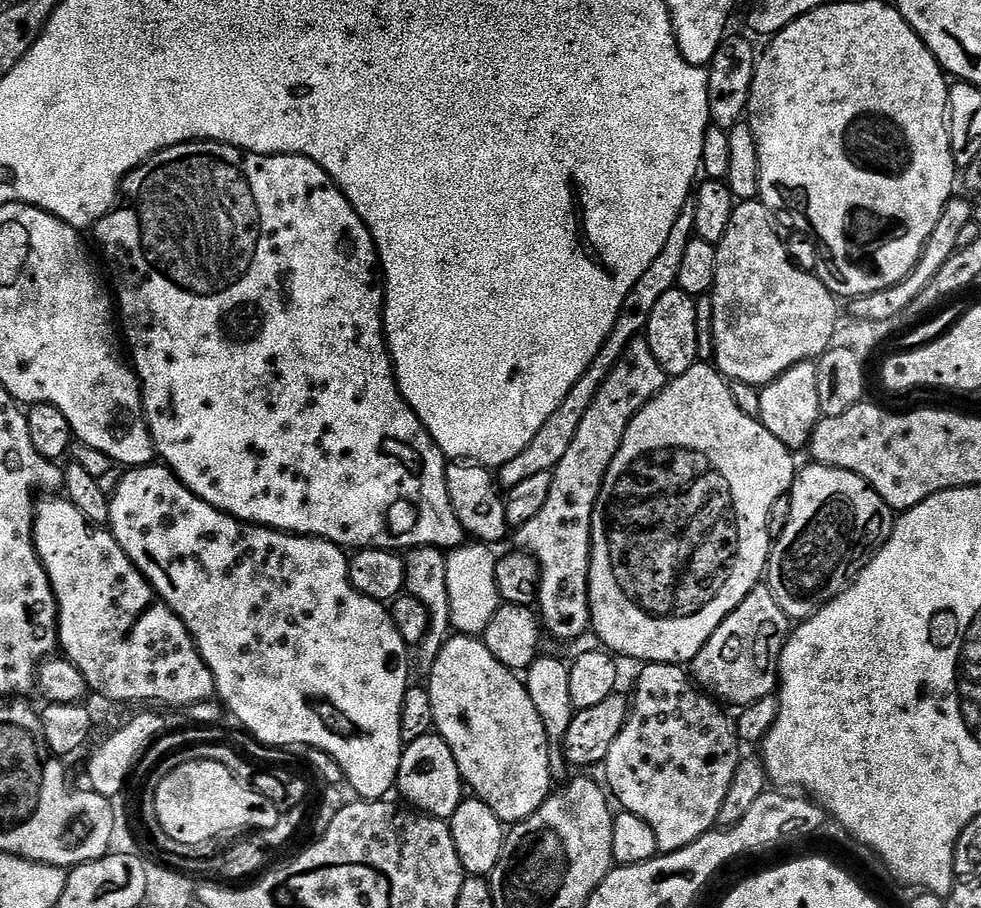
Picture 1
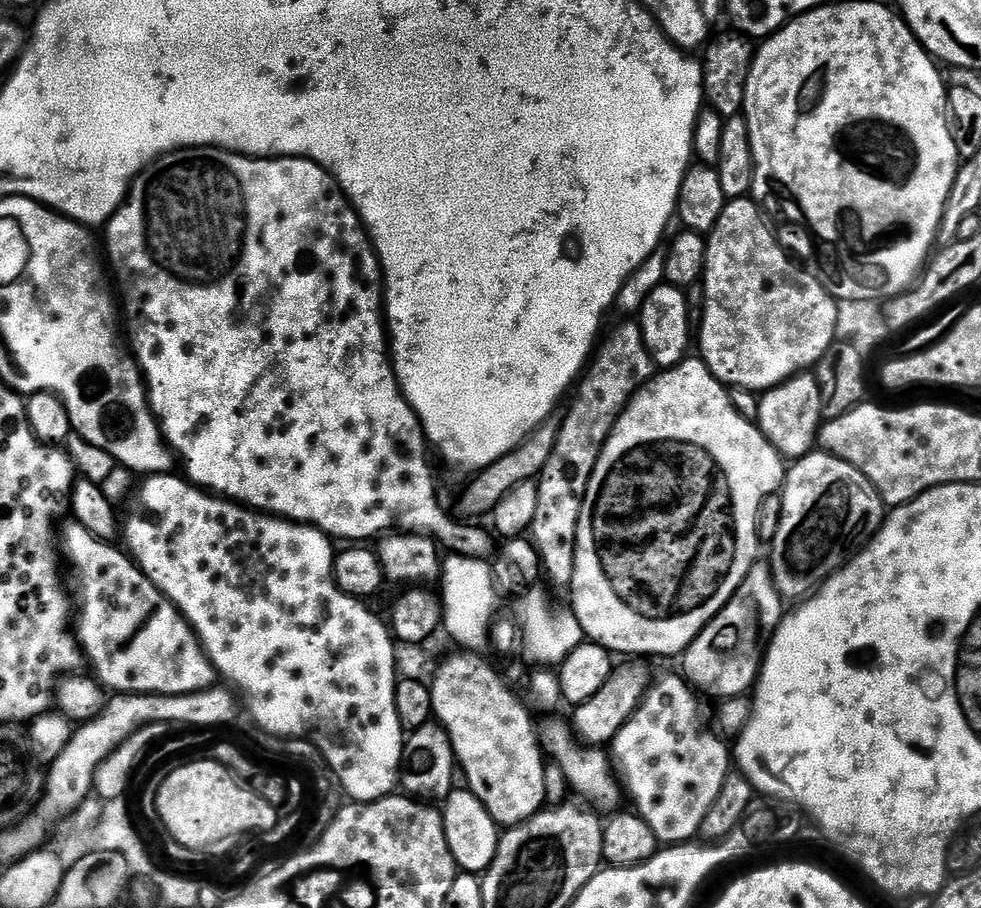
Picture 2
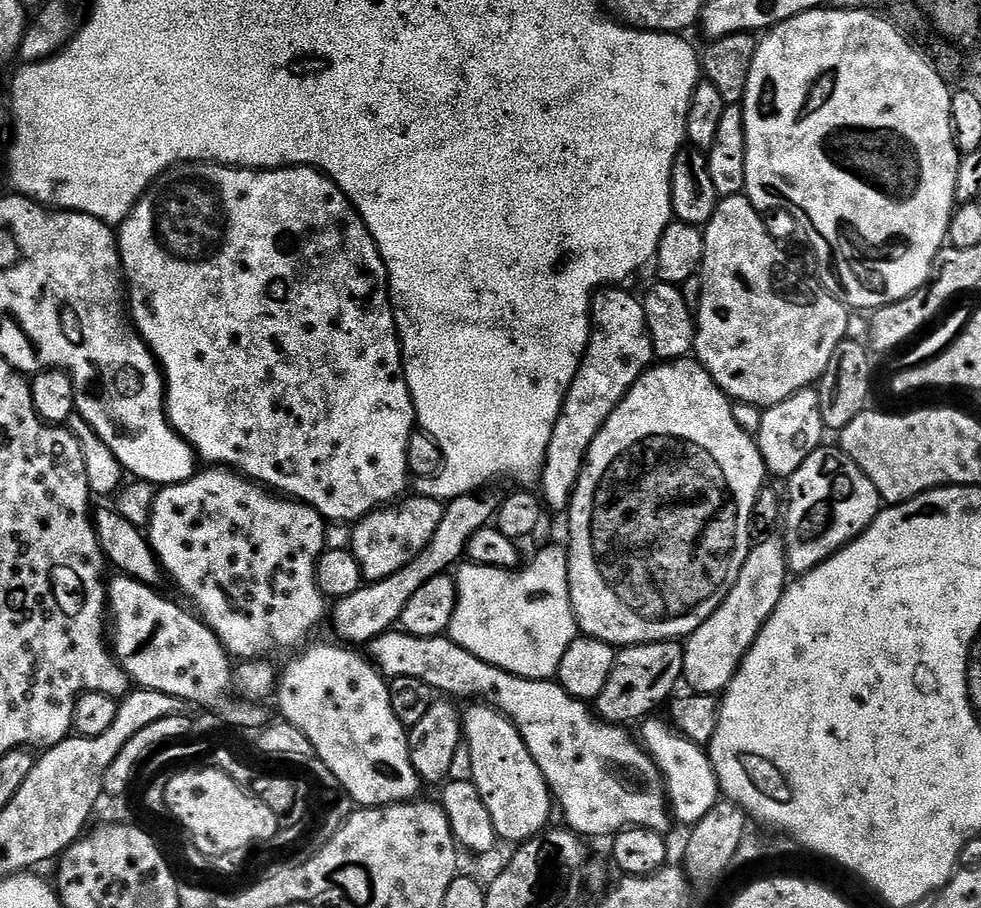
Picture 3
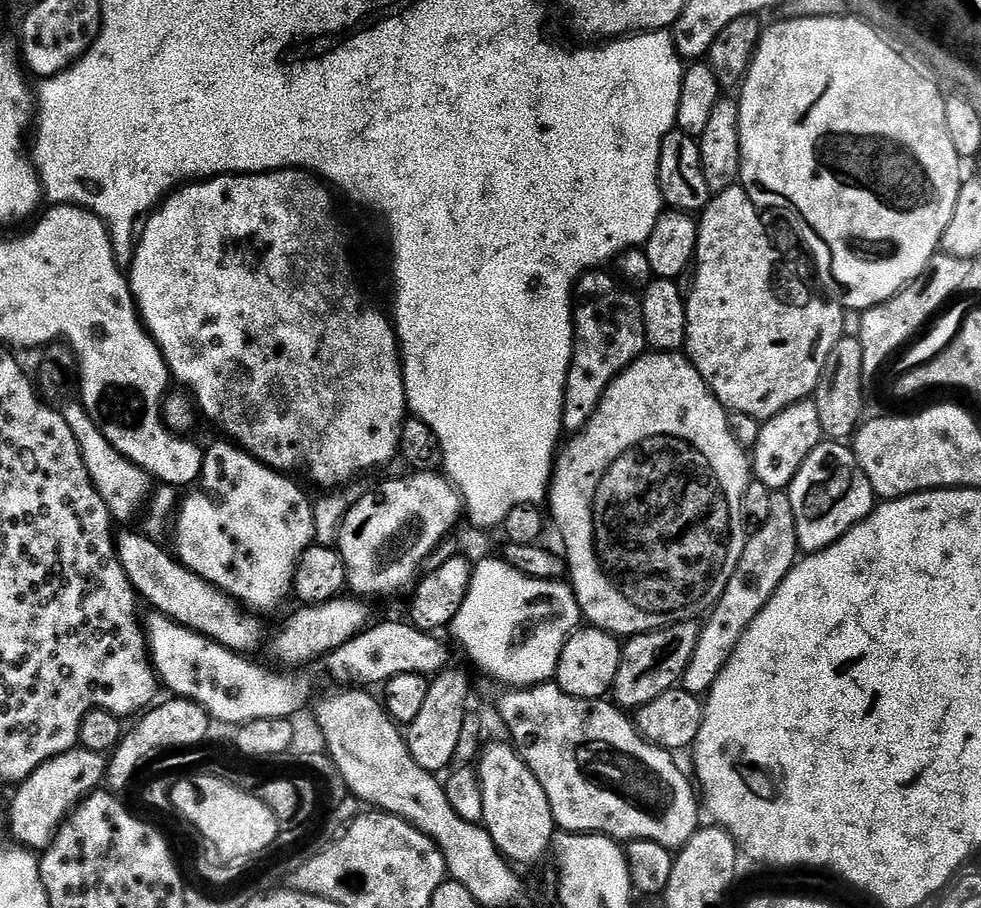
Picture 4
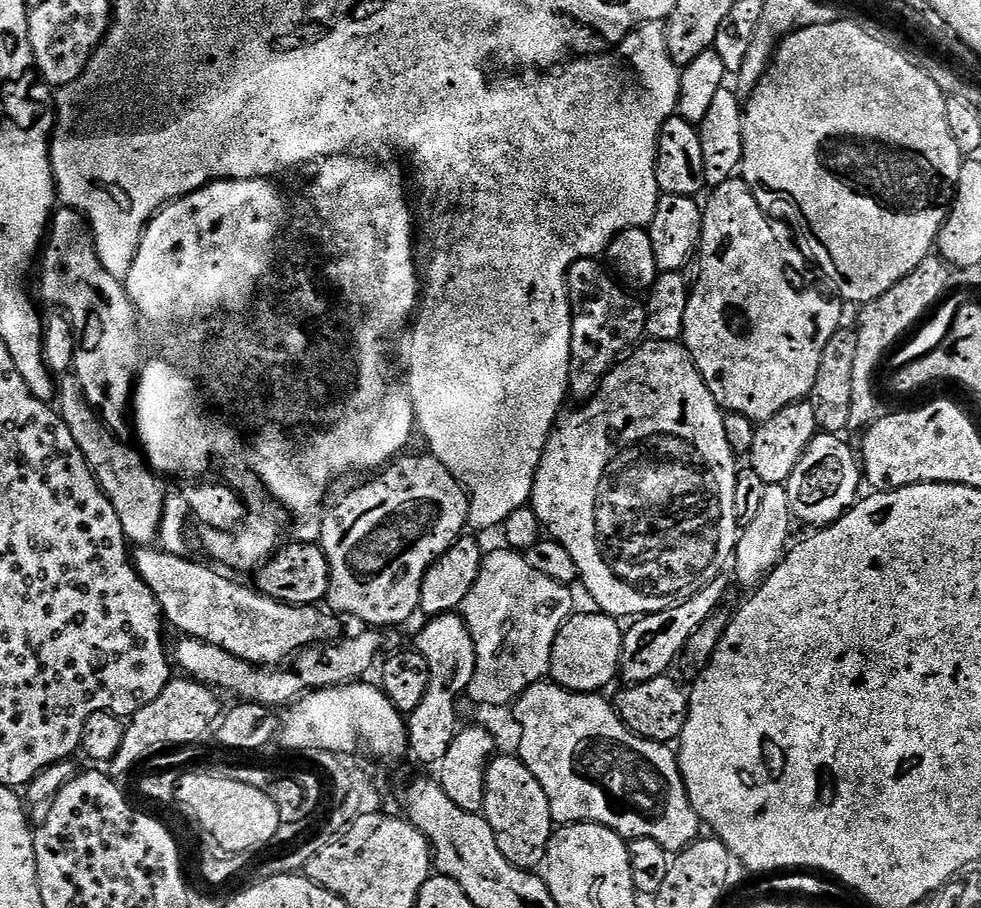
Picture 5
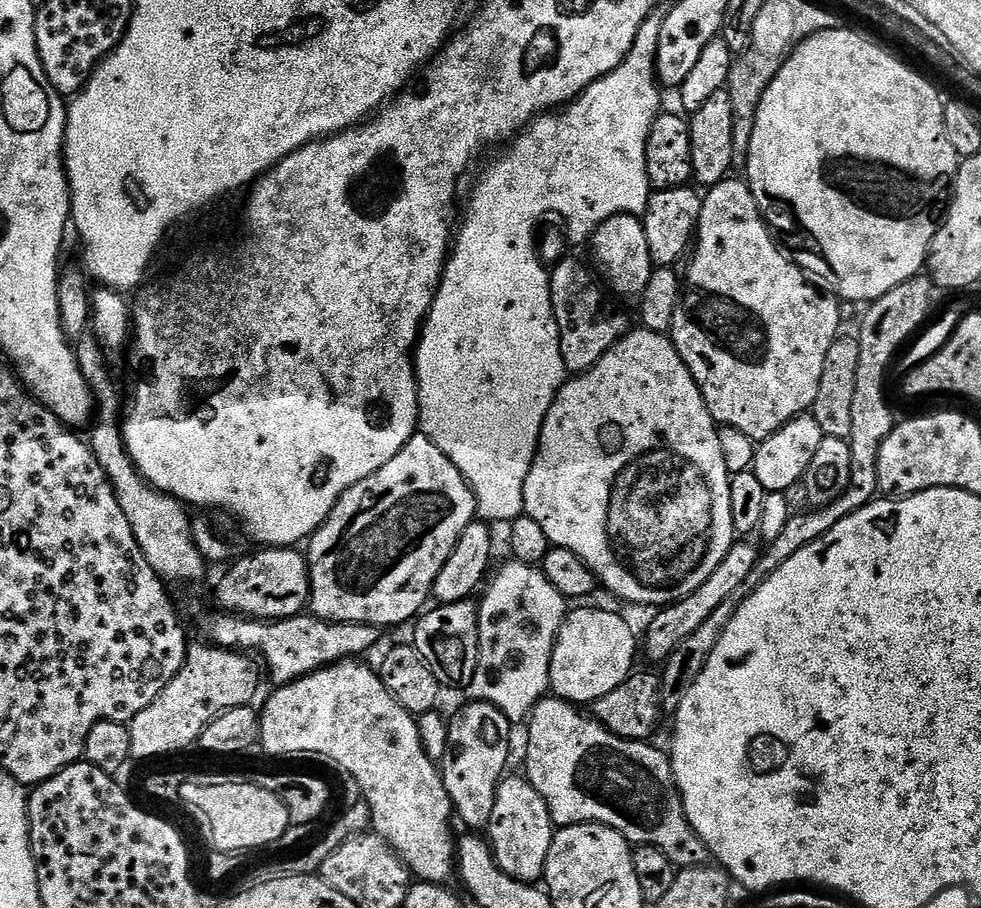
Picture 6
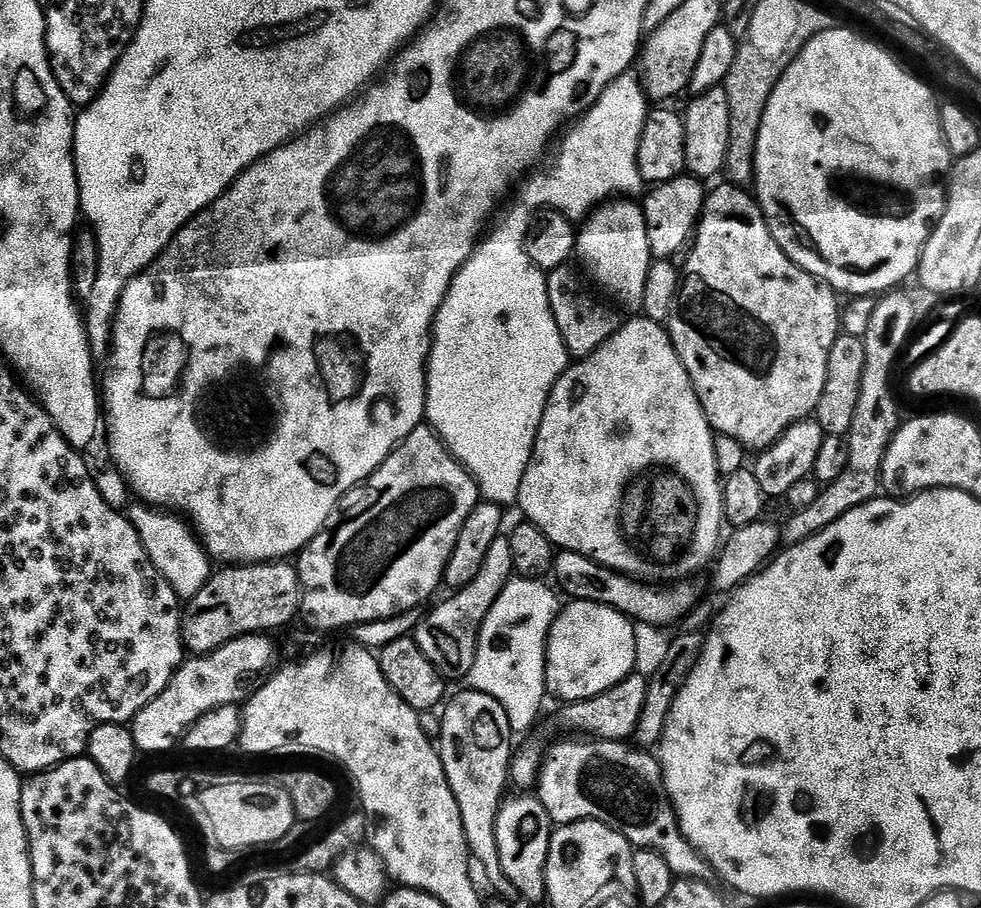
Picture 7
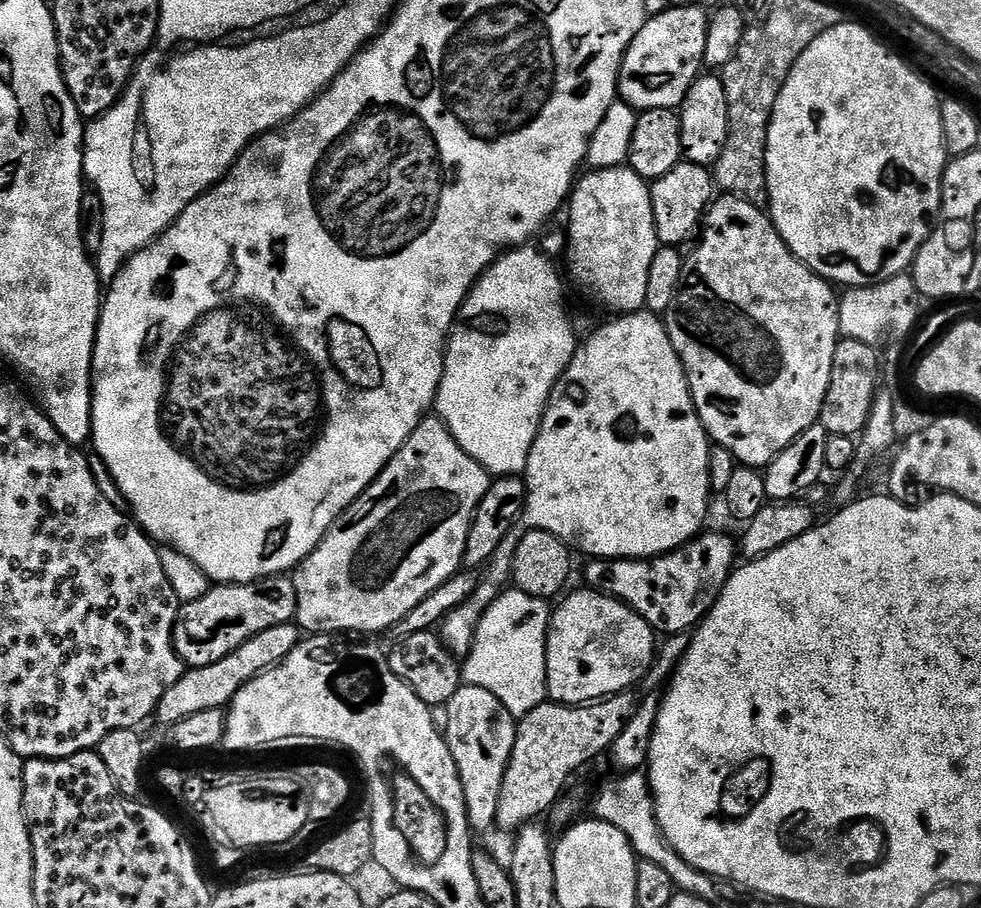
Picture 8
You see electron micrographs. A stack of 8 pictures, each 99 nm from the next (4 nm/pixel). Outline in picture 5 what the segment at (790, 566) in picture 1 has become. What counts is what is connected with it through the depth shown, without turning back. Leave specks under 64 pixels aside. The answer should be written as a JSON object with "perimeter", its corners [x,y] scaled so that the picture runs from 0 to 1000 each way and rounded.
{"perimeter":[[[833,478],[803,528],[802,539],[807,554],[807,566],[812,574],[831,579],[852,576],[875,554],[879,533],[879,511],[869,499],[866,490],[852,478]]]}

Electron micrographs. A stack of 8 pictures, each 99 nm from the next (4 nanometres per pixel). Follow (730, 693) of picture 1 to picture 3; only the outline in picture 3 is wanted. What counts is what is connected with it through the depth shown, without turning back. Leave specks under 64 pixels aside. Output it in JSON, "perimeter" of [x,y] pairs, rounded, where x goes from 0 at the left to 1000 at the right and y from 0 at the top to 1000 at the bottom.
{"perimeter":[[[791,588],[772,594],[760,610],[760,619],[756,619],[752,641],[748,641],[744,654],[740,654],[732,672],[728,672],[728,676],[724,676],[724,681],[720,681],[720,685],[716,685],[716,689],[712,689],[697,709],[695,749],[705,757],[702,759],[706,763],[737,763],[760,725],[765,711],[769,711],[777,689],[785,676],[789,676],[789,667],[793,667],[804,639],[798,594]]]}

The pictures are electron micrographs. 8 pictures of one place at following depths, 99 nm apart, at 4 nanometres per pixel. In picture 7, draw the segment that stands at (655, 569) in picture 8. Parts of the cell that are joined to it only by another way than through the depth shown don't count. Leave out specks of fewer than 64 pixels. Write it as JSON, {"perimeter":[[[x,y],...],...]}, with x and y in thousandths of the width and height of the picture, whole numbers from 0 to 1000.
{"perimeter":[[[568,607],[565,612],[565,635],[571,642],[570,651],[583,661],[610,663],[630,672],[649,688],[662,687],[665,692],[681,692],[701,678],[714,661],[714,652],[705,641],[681,641],[674,645],[651,637],[637,634],[625,626],[614,623],[588,608]]]}

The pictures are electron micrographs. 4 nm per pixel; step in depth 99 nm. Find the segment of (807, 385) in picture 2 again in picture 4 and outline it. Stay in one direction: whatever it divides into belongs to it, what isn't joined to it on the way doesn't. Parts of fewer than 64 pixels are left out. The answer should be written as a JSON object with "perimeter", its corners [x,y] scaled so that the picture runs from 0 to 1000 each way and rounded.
{"perimeter":[[[831,439],[815,441],[811,445],[801,447],[801,452],[776,466],[773,487],[765,498],[770,528],[788,540],[802,539],[813,522],[818,509],[822,509],[822,504],[826,504],[828,497],[837,489],[839,480]]]}

